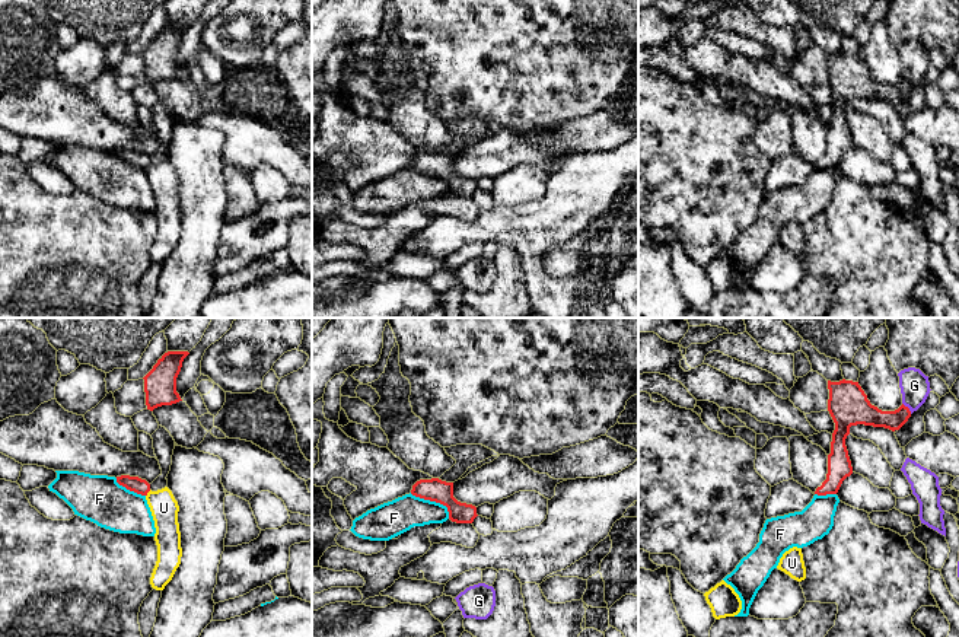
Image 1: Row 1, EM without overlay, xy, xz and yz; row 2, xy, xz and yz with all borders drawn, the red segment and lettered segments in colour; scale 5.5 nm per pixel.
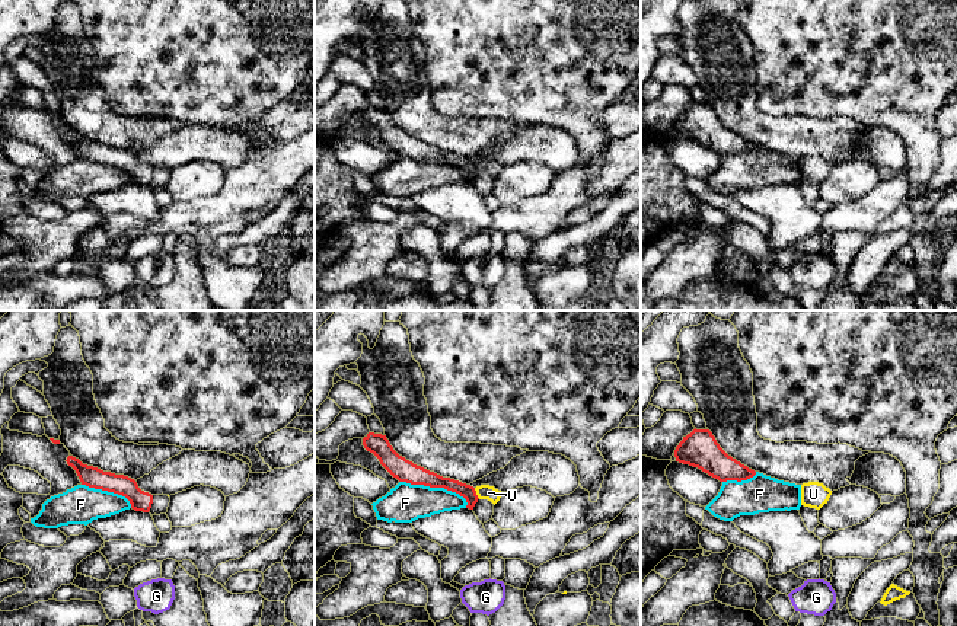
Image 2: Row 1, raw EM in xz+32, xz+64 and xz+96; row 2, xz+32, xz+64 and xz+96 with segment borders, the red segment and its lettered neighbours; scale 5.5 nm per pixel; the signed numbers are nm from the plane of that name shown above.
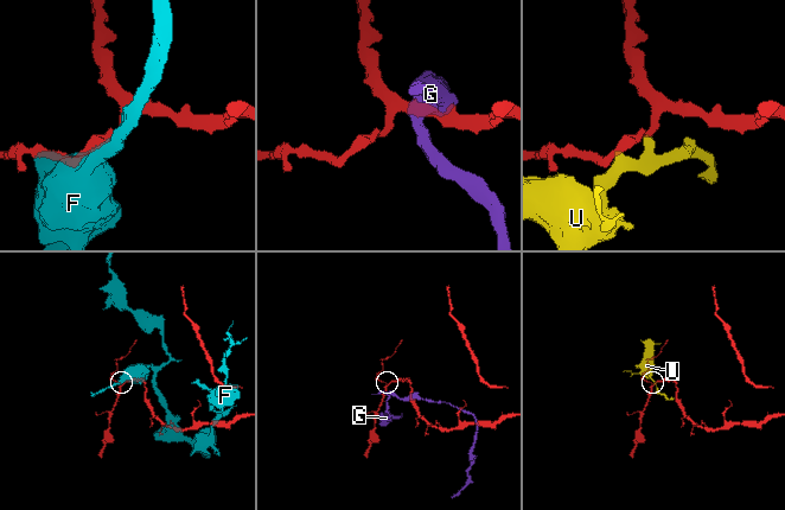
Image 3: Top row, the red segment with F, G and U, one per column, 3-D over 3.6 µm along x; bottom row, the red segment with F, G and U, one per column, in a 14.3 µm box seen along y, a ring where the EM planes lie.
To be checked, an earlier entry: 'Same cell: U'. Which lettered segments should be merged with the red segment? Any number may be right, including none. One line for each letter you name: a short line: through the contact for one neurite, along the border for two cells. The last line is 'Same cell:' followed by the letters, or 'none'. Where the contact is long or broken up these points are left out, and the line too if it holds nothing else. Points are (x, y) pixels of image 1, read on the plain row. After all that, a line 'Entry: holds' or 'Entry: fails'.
Same cell: none
Entry: fails

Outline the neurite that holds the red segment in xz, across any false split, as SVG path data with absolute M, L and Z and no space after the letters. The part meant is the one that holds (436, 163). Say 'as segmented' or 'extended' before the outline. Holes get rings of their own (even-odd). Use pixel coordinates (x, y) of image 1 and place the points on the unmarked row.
as segmented; M439 152L420 153L412 159L411 168L446 179L449 192L456 197L472 197L478 189L475 179L461 176L453 171L453 156Z

